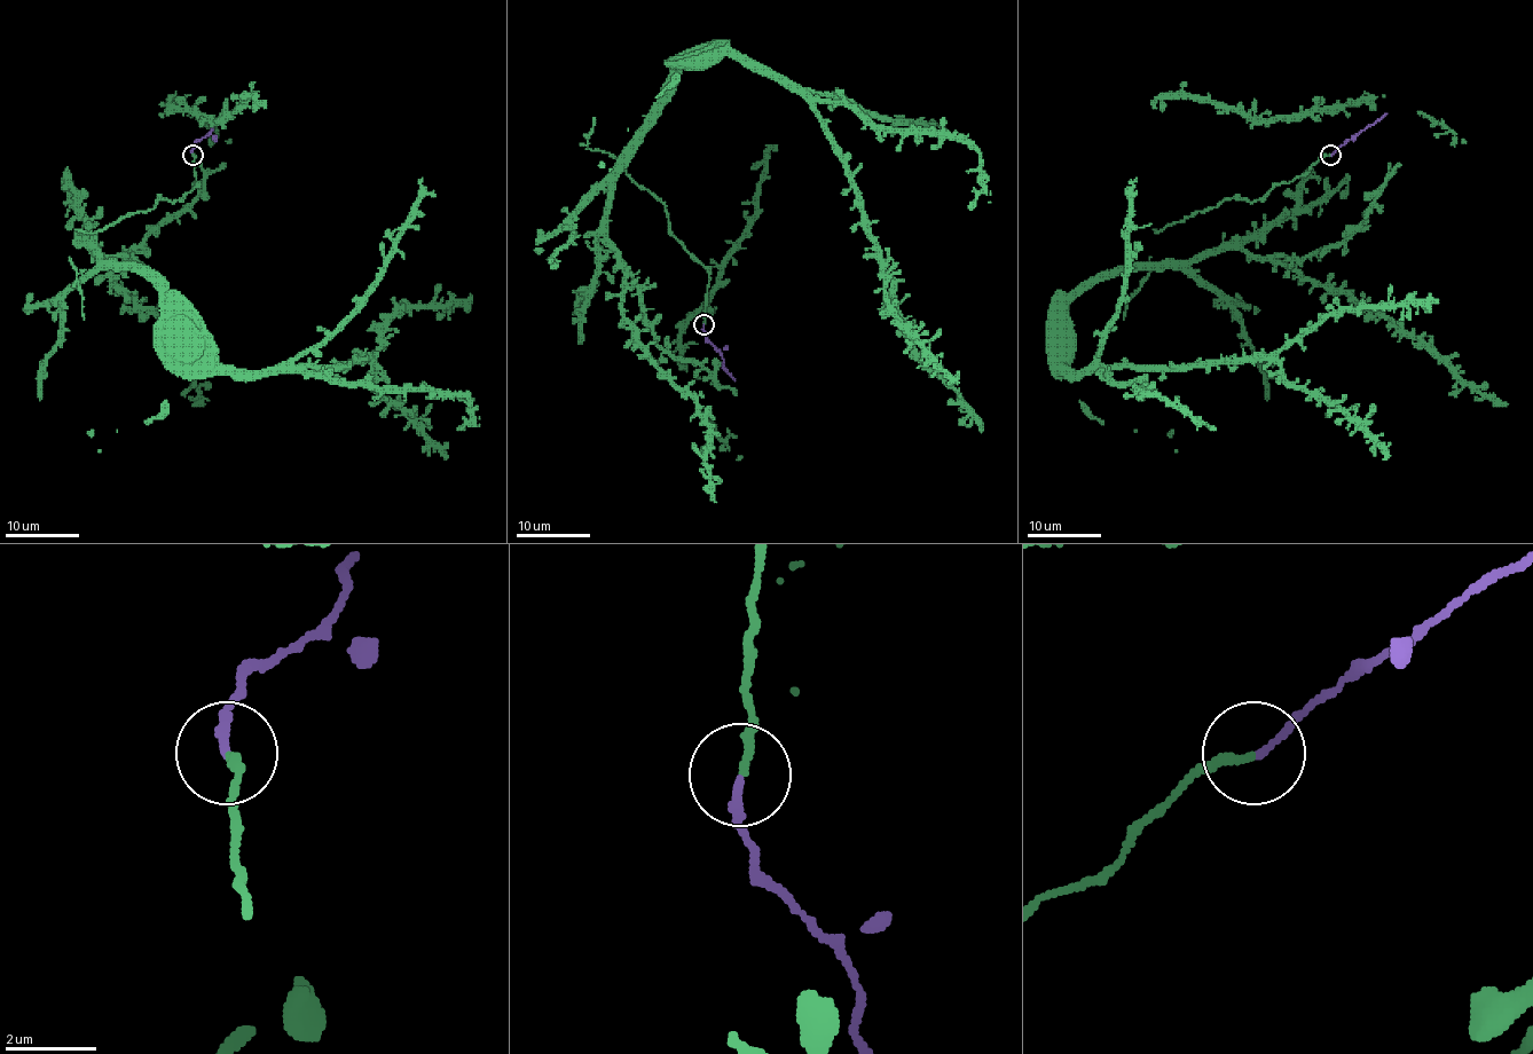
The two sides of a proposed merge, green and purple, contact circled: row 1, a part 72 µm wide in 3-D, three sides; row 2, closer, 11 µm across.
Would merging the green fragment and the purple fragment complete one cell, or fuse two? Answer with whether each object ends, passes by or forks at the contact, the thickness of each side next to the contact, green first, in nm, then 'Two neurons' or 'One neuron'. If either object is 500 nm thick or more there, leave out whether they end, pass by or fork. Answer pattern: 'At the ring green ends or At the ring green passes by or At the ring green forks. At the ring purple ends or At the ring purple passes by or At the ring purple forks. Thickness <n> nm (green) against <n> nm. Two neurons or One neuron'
At the ring green ends. At the ring purple ends. Thickness 180 nm (green) against 170 nm. One neuron

